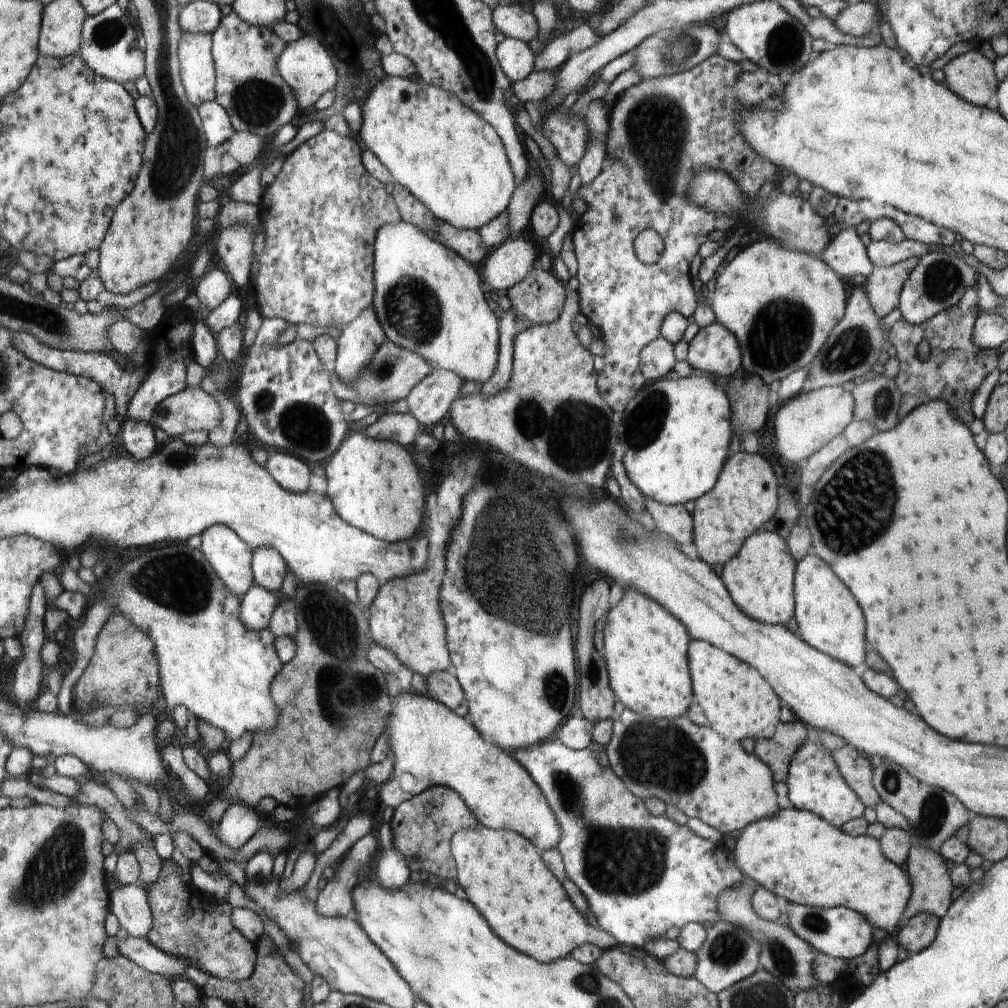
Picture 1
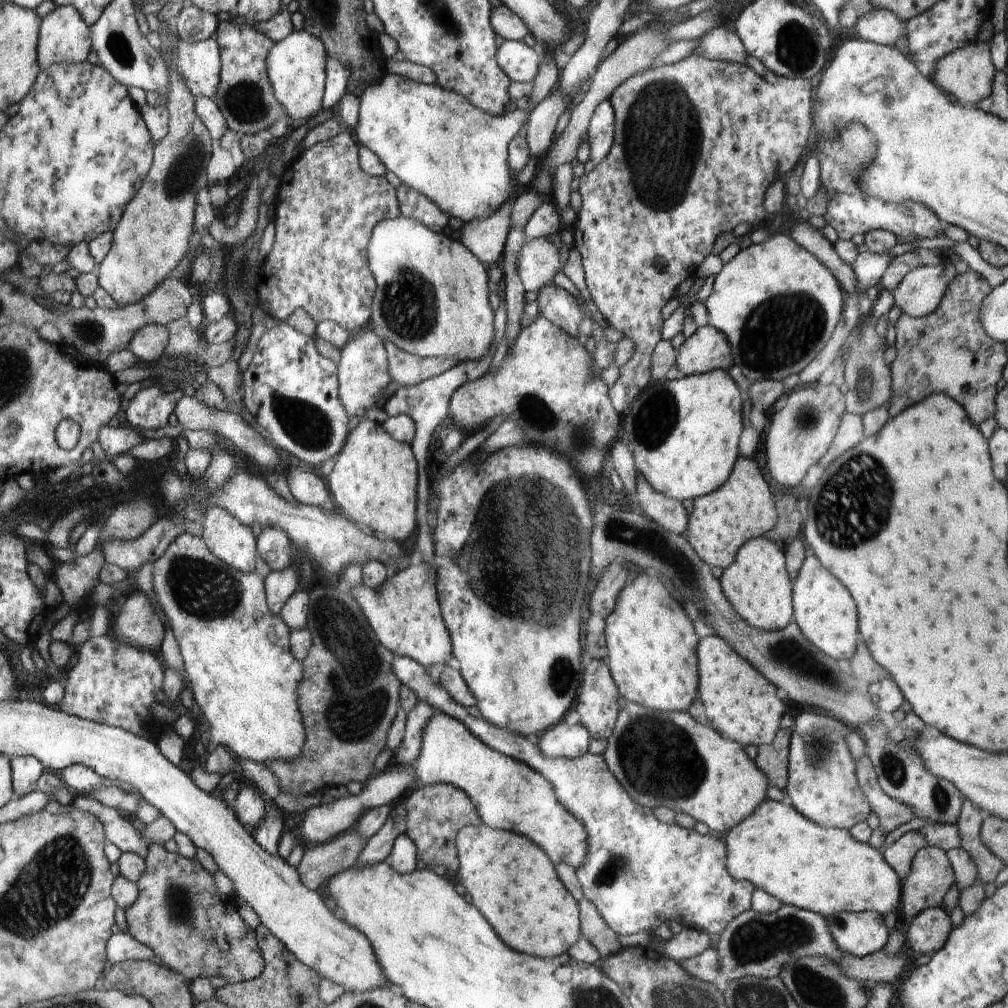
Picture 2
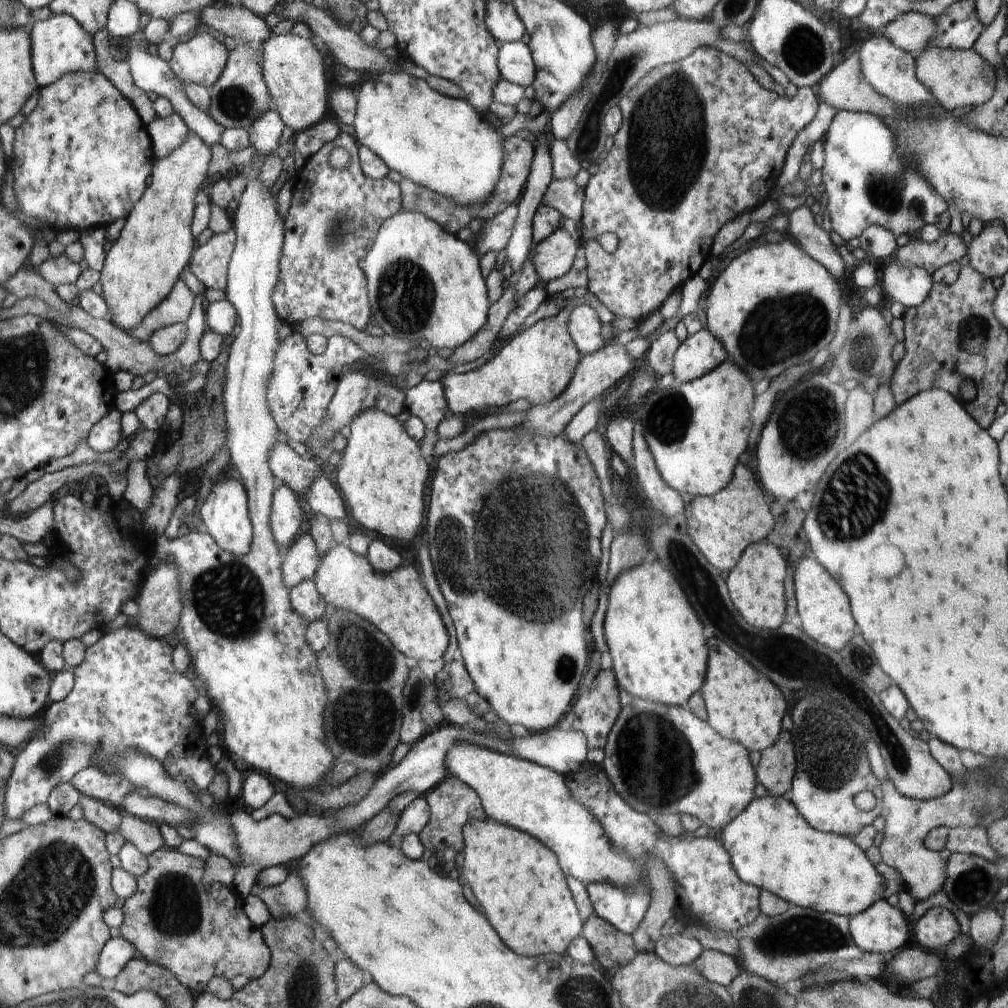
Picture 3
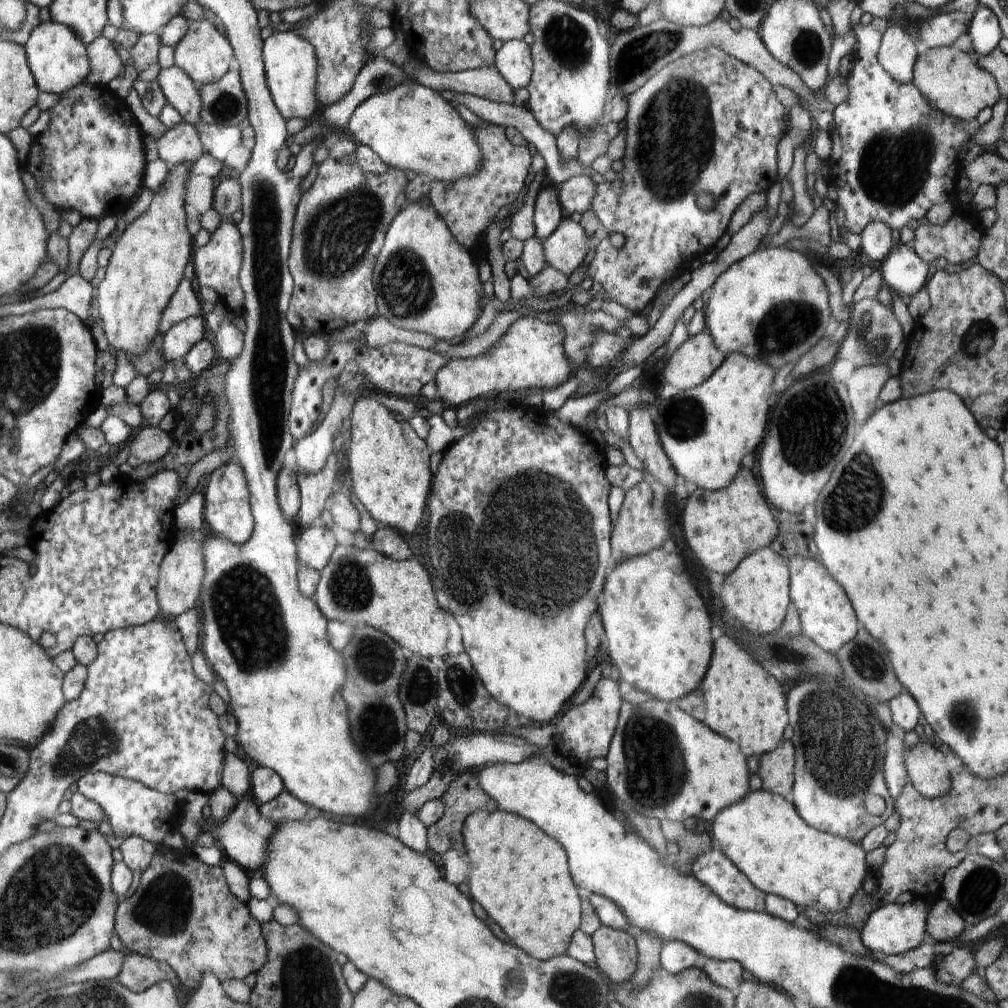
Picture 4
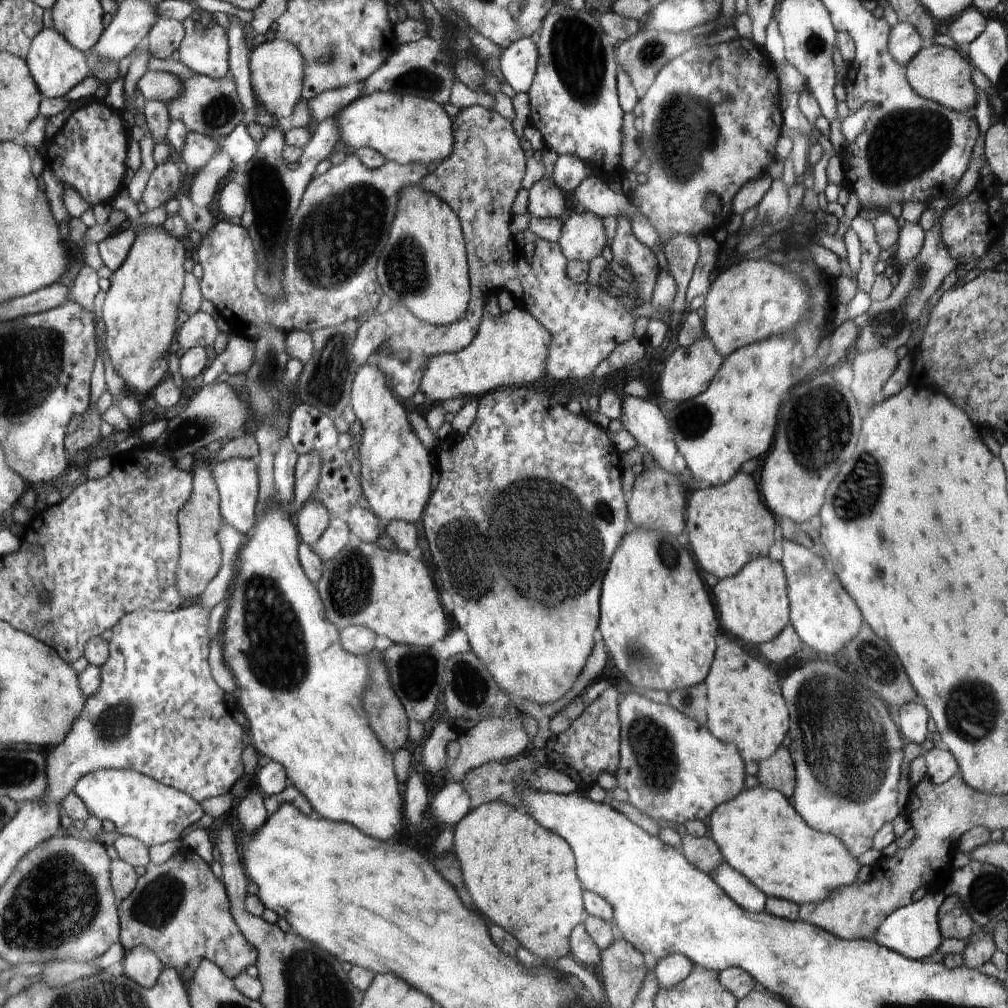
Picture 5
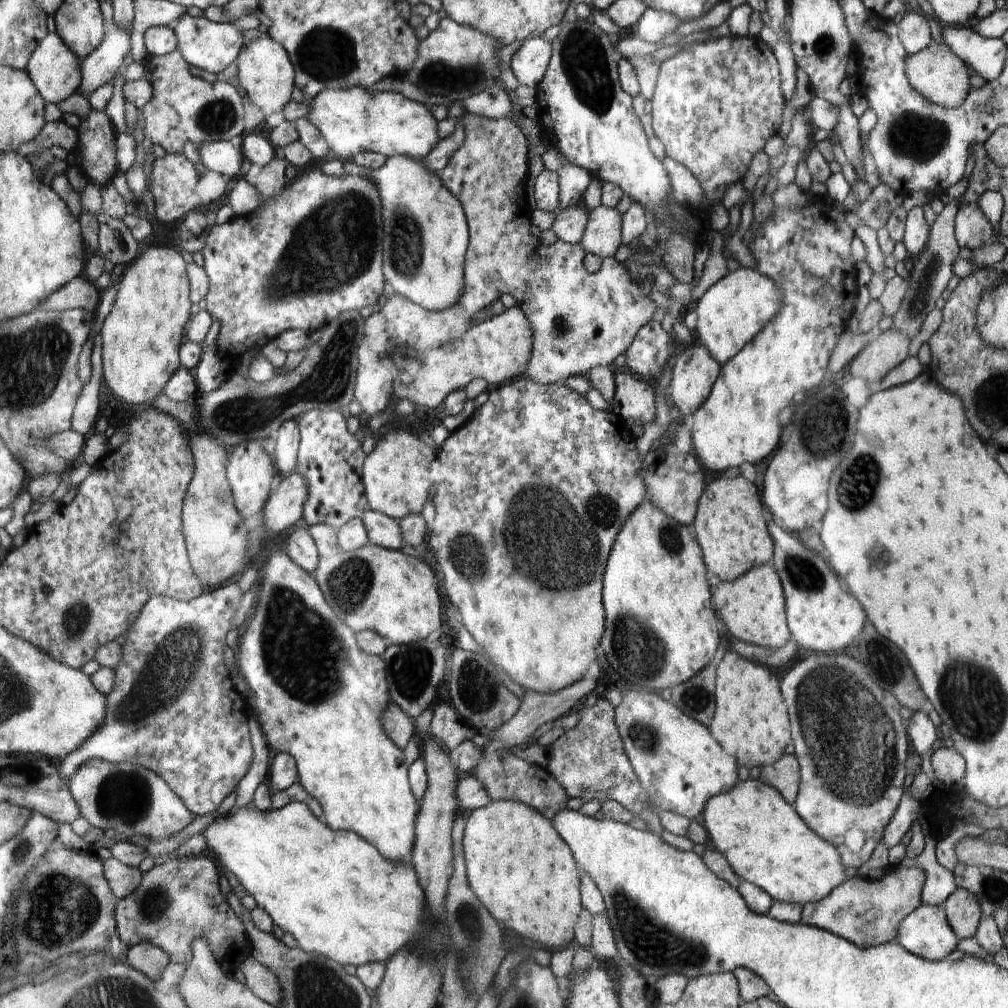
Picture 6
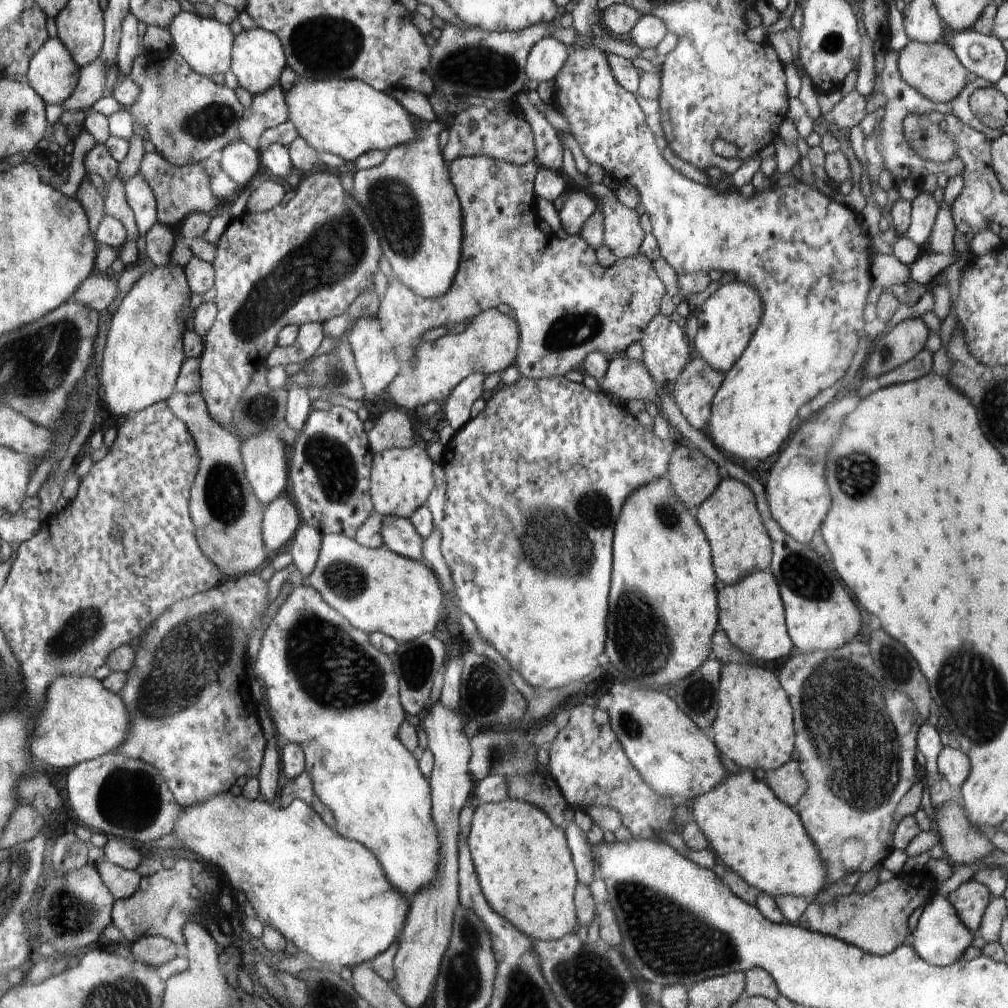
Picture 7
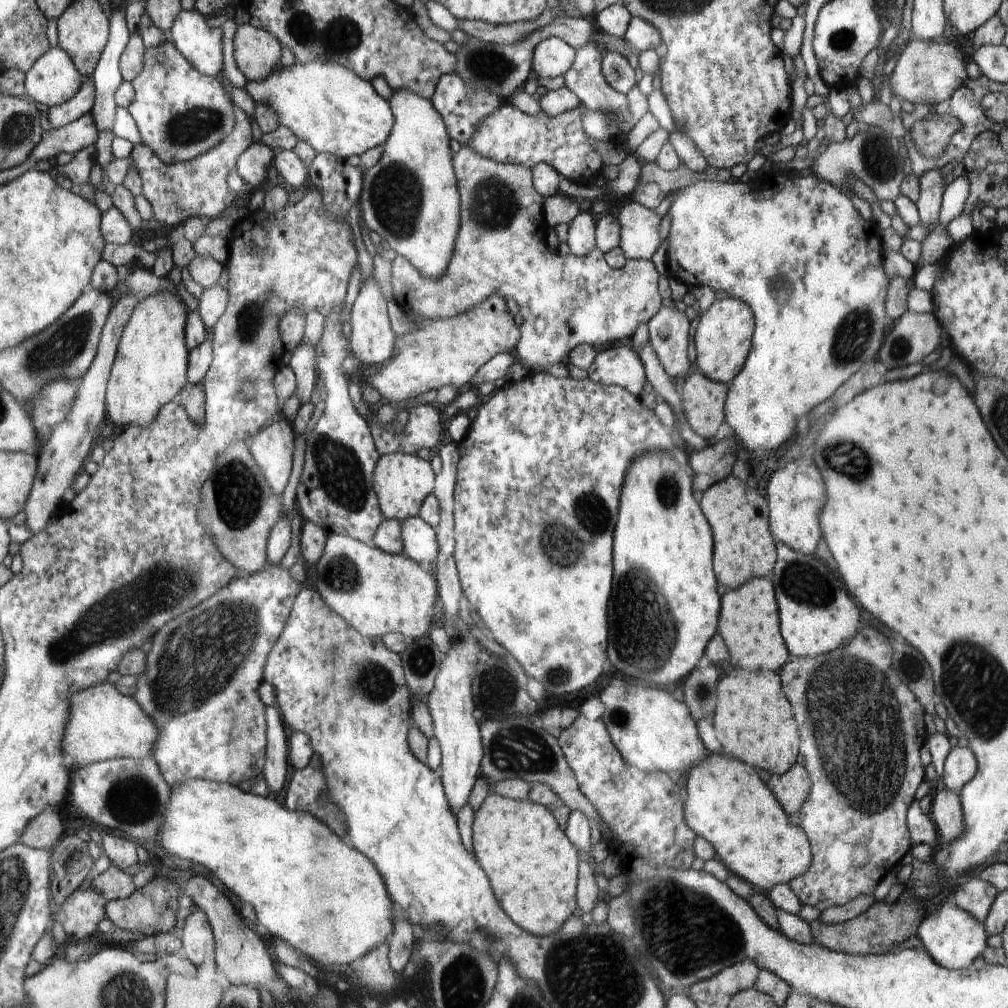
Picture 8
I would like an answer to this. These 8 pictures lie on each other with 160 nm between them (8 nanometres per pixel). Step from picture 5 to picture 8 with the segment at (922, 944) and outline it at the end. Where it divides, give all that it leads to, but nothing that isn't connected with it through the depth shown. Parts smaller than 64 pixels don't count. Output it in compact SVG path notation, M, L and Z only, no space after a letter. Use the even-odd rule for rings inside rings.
M947 902L934 910L934 914L923 918L919 924L918 935L922 940L926 952L947 969L961 969L969 967L978 956L988 948L989 934L983 922L966 913L960 907L952 908Z

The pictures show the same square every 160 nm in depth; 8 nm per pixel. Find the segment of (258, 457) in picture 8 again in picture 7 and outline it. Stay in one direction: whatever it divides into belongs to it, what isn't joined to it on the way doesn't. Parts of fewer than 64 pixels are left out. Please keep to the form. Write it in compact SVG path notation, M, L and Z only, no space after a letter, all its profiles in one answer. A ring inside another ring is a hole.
M255 434L242 441L241 457L254 494L262 504L270 504L288 486L286 450L279 438Z

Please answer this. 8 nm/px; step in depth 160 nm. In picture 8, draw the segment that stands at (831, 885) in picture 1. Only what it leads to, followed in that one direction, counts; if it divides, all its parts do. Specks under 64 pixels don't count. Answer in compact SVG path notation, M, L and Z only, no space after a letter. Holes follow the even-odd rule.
M708 750L701 763L689 768L684 791L686 802L683 815L688 828L712 844L716 851L716 859L720 860L732 874L743 878L755 889L769 891L777 884L787 884L789 880L795 879L809 869L812 855L807 836L799 826L792 826L788 822L788 816L776 802L772 791L762 784L756 769L749 764L738 762L732 756L714 754Z

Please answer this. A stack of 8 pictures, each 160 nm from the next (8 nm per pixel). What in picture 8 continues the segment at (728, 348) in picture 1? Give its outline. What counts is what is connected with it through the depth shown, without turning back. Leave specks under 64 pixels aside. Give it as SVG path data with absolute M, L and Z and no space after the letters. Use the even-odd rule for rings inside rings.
M696 367L690 370L680 394L686 424L711 442L725 420L724 405L729 383L710 380Z

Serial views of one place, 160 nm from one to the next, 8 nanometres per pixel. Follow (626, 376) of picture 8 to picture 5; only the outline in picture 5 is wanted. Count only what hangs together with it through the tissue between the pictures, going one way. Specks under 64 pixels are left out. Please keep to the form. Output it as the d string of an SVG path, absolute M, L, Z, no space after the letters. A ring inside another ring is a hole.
M623 394L620 419L635 440L648 449L654 461L676 474L674 456L678 452L671 426L660 409L660 403Z

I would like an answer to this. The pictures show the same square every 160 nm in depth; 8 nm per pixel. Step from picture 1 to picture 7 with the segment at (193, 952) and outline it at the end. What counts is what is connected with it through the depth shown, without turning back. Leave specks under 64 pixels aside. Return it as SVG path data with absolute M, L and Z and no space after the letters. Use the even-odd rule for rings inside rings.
M184 855L182 858L176 860L174 866L172 866L170 870L163 868L150 876L141 877L138 890L136 890L130 898L124 900L118 899L117 902L114 903L113 924L123 934L123 942L126 944L132 944L133 942L136 942L136 940L148 935L156 935L170 939L171 941L174 941L175 945L184 944L185 938L183 931L185 924L196 921L197 923L204 924L207 927L207 920L206 922L202 922L200 914L206 912L205 905L207 901L214 902L213 897L219 896L220 893L221 890L218 887L216 878L212 878L212 874L208 874L208 872L206 872L204 864L202 864L202 862L198 862L195 857ZM193 886L201 887L208 891L210 893L210 897L208 899L202 897L199 899L191 898L190 888Z

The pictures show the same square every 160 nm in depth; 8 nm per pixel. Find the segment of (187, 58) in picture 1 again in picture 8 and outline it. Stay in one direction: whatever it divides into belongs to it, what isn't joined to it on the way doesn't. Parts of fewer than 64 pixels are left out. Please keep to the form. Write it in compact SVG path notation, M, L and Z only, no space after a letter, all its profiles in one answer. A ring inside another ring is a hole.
M182 9L176 20L174 20L171 34L168 37L174 44L178 44L178 48L182 48L182 52L186 52L186 56L190 56L190 60L194 60L194 64L198 64L198 72L208 76L220 76L222 70L222 30L220 27L210 26L208 18L198 9L187 11Z

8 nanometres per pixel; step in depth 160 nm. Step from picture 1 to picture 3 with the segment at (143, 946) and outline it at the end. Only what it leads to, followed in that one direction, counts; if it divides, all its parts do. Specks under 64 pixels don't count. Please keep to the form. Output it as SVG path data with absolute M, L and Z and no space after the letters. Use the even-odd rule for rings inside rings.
M121 936L114 937L105 944L104 950L101 951L95 972L102 978L114 980L125 968L126 963L134 956L137 956L137 952L132 943L124 940Z

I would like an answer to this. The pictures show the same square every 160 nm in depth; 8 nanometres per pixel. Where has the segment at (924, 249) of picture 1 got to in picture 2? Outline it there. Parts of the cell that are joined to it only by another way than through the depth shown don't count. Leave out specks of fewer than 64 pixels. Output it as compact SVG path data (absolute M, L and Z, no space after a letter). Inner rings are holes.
M864 250L858 254L850 264L856 275L858 293L866 295L871 288L880 286L890 259L888 253L874 254Z

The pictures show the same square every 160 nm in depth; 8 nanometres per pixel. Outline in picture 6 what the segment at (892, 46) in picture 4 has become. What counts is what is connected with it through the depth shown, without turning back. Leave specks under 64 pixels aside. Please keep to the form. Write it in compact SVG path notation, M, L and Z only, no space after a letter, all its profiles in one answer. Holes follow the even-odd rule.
M908 11L899 23L899 39L908 55L920 52L932 42L928 21L924 13Z

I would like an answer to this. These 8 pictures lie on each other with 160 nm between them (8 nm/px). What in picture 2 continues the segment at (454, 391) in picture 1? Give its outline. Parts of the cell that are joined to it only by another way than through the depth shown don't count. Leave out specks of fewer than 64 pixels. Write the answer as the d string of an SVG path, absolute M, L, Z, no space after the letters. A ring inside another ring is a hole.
M500 302L498 306L498 312L494 314L494 328L495 328L495 341L489 353L486 353L479 359L468 359L457 364L456 367L452 367L449 371L443 372L438 376L432 376L420 382L420 384L410 385L408 387L400 387L388 400L386 400L383 410L389 417L396 415L408 415L415 422L415 435L412 439L413 453L418 460L418 498L428 498L428 474L426 468L428 468L428 448L430 448L430 440L432 440L432 434L434 434L434 428L438 426L448 416L449 402L452 394L457 388L460 388L462 384L468 382L470 378L476 380L482 378L488 372L488 367L494 353L496 352L496 346L504 340L505 333L507 332L508 324L508 306L506 302Z

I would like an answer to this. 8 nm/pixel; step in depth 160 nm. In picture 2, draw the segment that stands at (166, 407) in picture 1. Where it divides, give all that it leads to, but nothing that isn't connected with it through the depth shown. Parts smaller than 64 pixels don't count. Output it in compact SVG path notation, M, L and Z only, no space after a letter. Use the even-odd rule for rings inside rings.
M184 393L183 397L178 401L174 413L178 418L176 423L182 424L185 429L206 430L210 433L218 434L228 442L228 445L234 442L234 446L236 446L244 456L248 456L252 462L256 462L258 466L262 466L262 468L266 468L266 470L274 470L274 466L278 466L276 446L262 437L258 431L252 428L240 415L232 414L226 410L219 411L215 408L209 408L190 393Z

